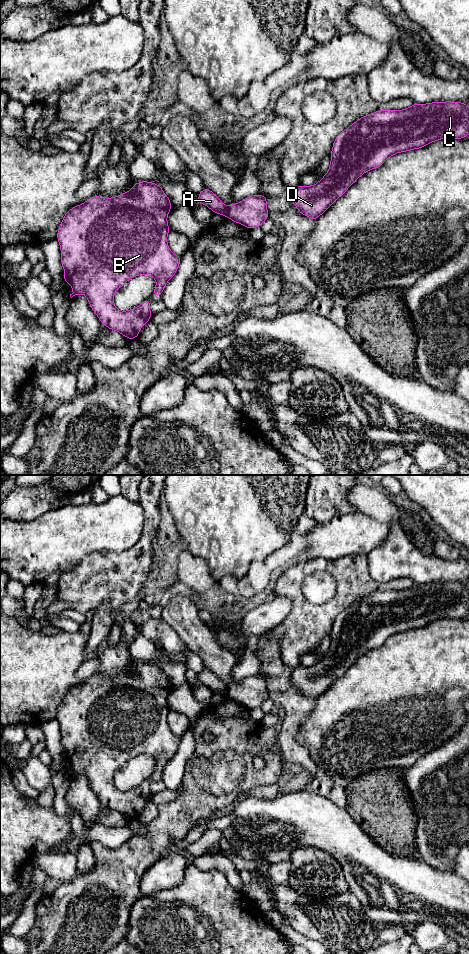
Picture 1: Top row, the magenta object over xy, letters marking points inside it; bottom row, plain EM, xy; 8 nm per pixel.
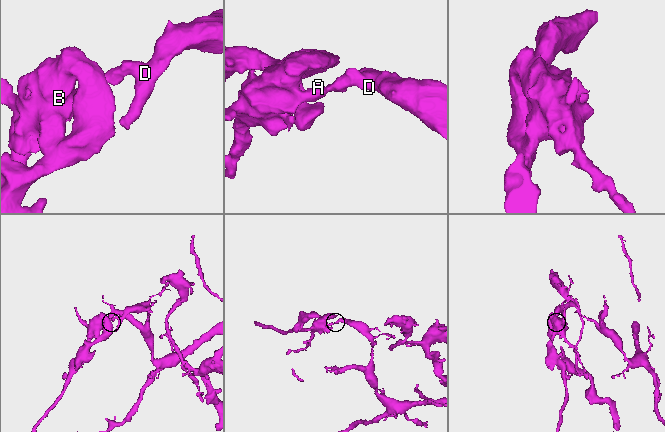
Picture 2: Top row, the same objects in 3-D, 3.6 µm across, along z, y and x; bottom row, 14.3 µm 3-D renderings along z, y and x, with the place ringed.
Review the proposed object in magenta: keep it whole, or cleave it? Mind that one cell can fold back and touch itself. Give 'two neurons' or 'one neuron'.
two neurons

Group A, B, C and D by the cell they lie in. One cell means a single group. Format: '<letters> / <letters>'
A B / C D

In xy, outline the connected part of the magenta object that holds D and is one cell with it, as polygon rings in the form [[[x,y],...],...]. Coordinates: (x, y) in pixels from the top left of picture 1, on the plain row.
[[[458,581],[413,583],[411,587],[403,590],[378,590],[359,598],[335,618],[328,652],[312,666],[299,665],[294,668],[291,674],[291,682],[296,686],[299,693],[315,702],[339,677],[346,673],[359,657],[369,650],[381,647],[389,637],[400,632],[423,628],[429,623],[444,618],[464,619],[467,615],[469,615],[469,587],[467,583]]]

